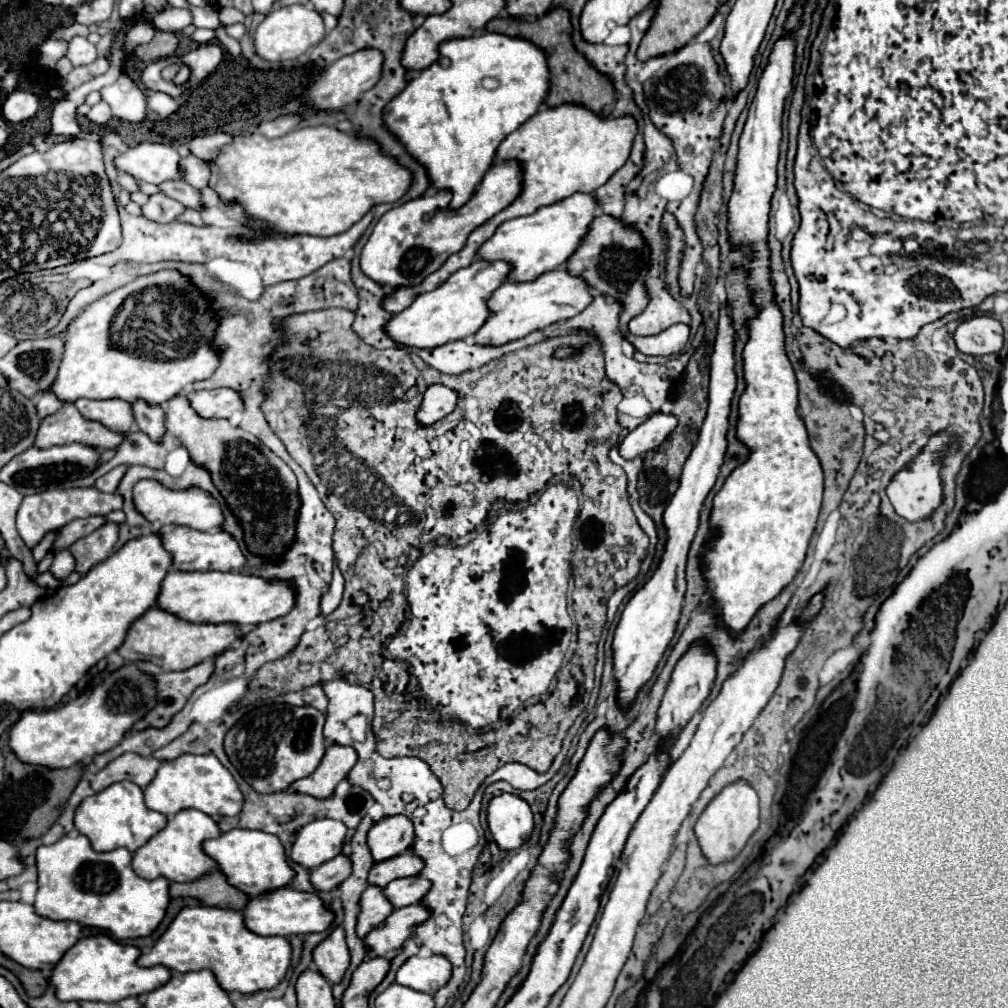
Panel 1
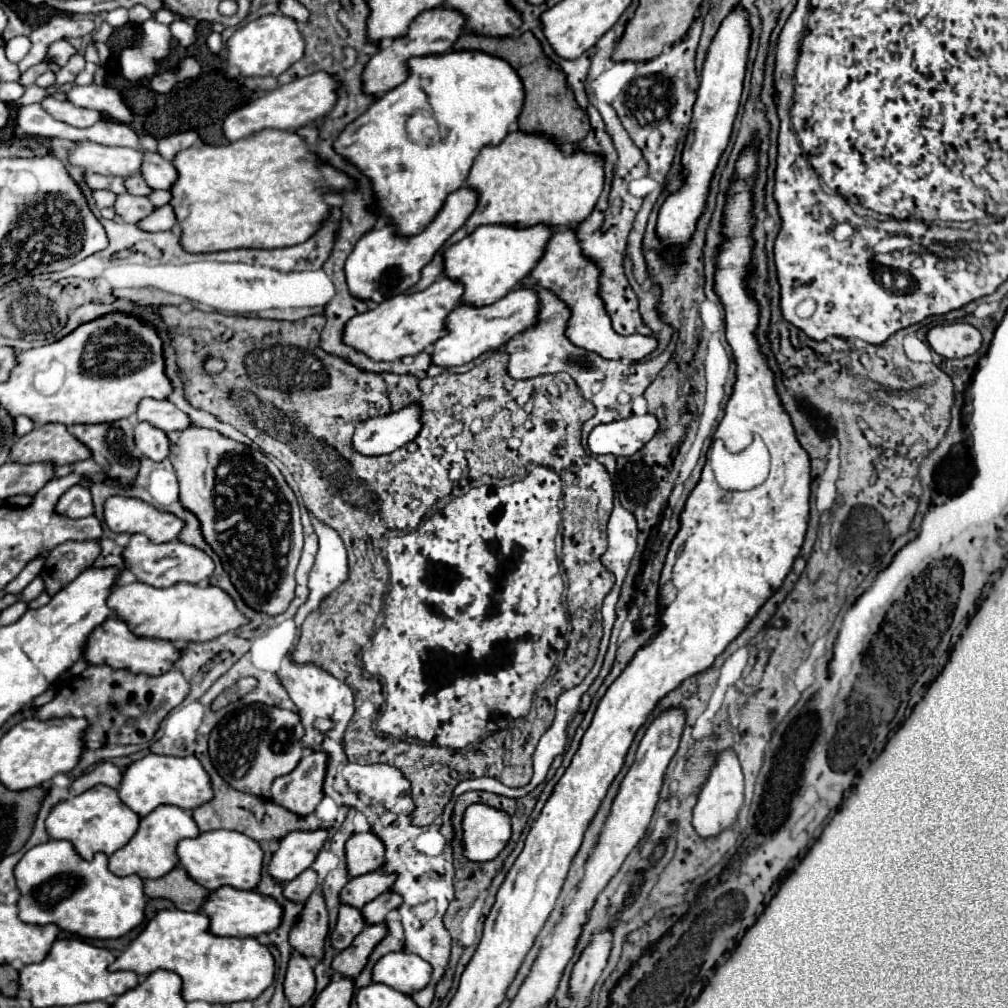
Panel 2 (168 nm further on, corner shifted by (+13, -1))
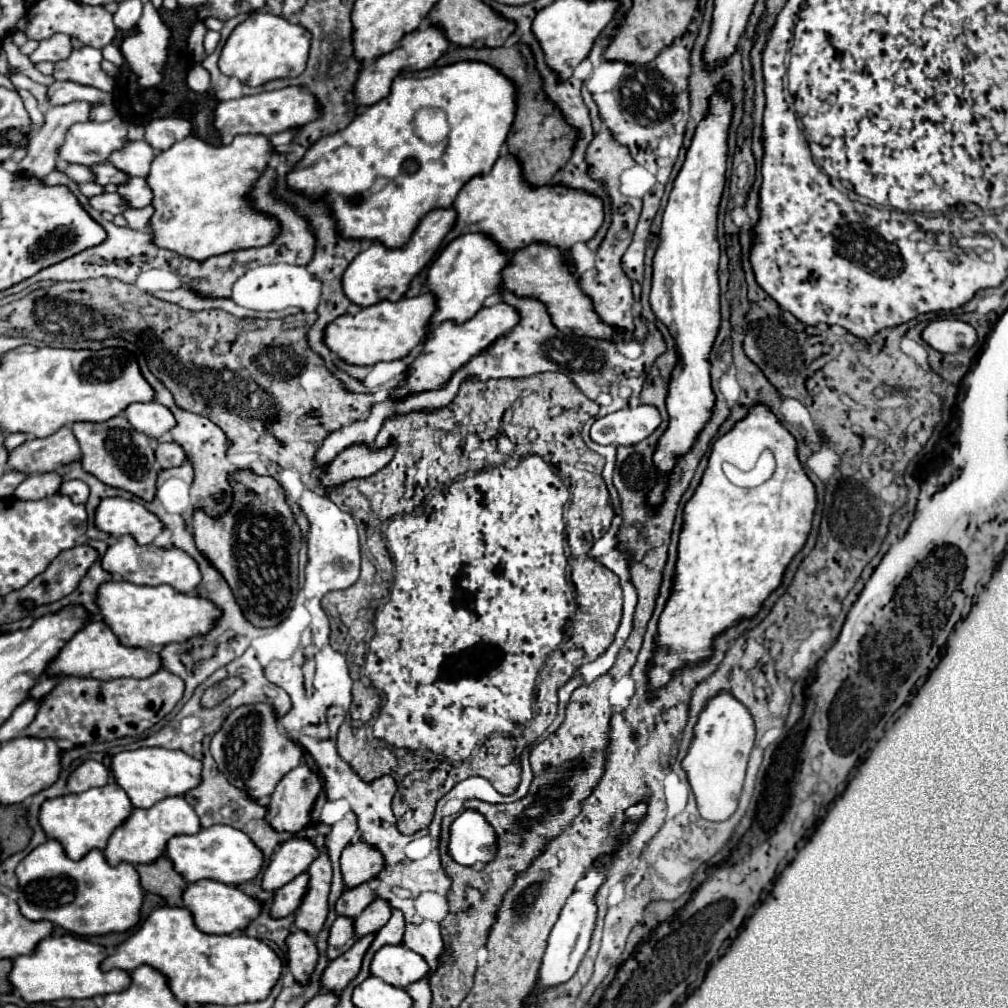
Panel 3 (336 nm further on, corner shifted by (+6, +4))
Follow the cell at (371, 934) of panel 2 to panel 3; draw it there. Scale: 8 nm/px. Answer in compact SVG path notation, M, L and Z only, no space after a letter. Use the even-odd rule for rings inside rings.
M366 935L362 939L358 939L344 955L340 955L338 959L330 961L326 971L322 973L322 987L334 995L340 995L342 989L358 975L360 971L360 963L362 963L362 957L366 953L366 949L370 947L374 935Z

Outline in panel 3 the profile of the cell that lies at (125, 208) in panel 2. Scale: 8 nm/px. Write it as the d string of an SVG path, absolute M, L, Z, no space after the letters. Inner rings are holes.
M102 193L102 195L94 195L94 197L88 197L88 203L92 209L104 213L104 211L110 211L112 215L118 215L126 209L126 203L124 199L118 195L118 193Z

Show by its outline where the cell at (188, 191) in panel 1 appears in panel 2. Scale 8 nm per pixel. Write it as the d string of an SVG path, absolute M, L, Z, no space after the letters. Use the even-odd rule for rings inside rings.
M139 174L125 178L125 186L127 186L129 194L137 194L137 196L149 196L153 192L153 188L149 188L147 182L143 180L143 176L139 176Z

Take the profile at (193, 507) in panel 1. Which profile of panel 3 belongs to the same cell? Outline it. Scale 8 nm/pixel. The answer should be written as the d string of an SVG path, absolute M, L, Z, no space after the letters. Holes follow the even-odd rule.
M122 497L102 499L96 509L94 525L112 537L132 535L138 545L150 545L164 529L160 519L144 505Z

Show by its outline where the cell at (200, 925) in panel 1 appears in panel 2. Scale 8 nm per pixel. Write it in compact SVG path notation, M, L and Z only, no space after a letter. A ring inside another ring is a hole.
M161 910L145 926L145 930L121 952L109 970L131 970L135 974L151 974L155 970L171 970L183 978L183 998L203 1000L211 1004L229 1004L239 1000L255 1000L269 988L275 976L271 952L257 938L221 938L211 934L209 918L203 912Z

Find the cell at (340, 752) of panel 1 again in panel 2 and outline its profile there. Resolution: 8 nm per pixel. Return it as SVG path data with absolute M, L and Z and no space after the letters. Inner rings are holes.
M311 752L297 768L271 786L271 800L301 816L313 812L323 800L323 776L327 774L327 754Z

